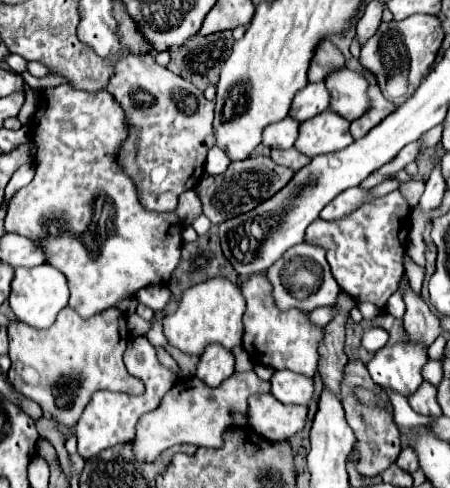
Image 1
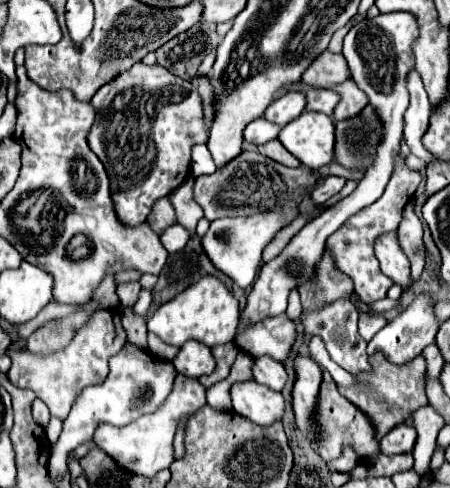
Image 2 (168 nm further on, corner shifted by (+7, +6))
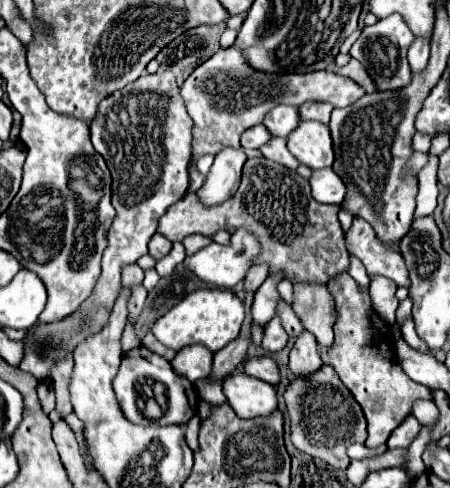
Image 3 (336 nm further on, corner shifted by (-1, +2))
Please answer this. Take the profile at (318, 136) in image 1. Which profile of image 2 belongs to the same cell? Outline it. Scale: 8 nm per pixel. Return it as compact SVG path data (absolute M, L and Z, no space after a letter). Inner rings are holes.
M304 111L280 131L278 139L310 169L318 169L334 159L334 121L326 113Z

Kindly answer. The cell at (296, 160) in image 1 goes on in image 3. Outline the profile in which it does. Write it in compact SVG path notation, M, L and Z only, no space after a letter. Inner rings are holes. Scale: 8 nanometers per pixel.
M272 137L268 143L264 143L260 147L260 153L270 159L270 161L276 161L288 169L296 169L298 167L298 161L296 157L286 149L286 139L282 137Z

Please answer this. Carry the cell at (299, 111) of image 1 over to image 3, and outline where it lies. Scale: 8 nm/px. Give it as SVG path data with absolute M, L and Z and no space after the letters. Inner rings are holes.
M278 105L264 117L262 123L272 137L288 137L300 123L298 109L292 105Z

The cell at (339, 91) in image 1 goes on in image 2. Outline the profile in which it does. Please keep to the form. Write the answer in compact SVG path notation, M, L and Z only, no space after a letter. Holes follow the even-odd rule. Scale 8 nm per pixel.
M326 87L308 89L306 97L308 97L308 105L306 105L308 111L320 111L326 115L332 115L334 107L340 101L340 95L334 89L326 89Z

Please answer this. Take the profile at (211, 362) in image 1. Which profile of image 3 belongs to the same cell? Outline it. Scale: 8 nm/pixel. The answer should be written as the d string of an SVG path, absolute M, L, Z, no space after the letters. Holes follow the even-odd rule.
M190 345L176 353L176 357L170 361L174 373L186 377L188 381L206 379L212 369L212 353L210 349L204 349L204 345Z

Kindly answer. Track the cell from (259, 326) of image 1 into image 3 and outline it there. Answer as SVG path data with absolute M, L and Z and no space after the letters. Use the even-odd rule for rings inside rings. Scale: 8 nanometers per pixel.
M272 317L272 321L268 321L268 327L264 327L264 339L262 339L262 347L266 353L274 353L284 349L288 343L288 333L284 331L280 317Z

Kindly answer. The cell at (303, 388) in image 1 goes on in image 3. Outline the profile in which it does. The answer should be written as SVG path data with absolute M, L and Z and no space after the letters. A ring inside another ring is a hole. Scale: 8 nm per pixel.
M256 355L256 357L248 357L244 363L242 363L242 371L246 375L252 375L256 379L262 379L270 385L276 385L280 381L280 371L276 367L276 363L266 357L266 355Z

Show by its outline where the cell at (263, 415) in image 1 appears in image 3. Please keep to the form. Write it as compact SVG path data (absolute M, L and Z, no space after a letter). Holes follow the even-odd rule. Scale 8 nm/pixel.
M232 373L224 377L222 387L230 407L242 419L270 415L278 407L276 389L246 373Z

